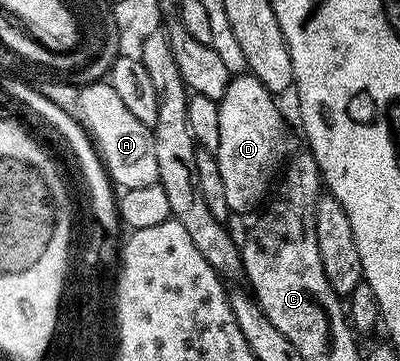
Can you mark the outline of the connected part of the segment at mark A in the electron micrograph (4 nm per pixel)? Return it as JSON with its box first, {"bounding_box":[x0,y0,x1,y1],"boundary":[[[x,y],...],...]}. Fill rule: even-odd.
{"bounding_box":[77,81,158,188],"boundary":[[[109,81],[87,83],[78,92],[77,118],[93,140],[110,180],[119,188],[143,187],[158,182],[154,132],[144,126],[124,105]]]}

